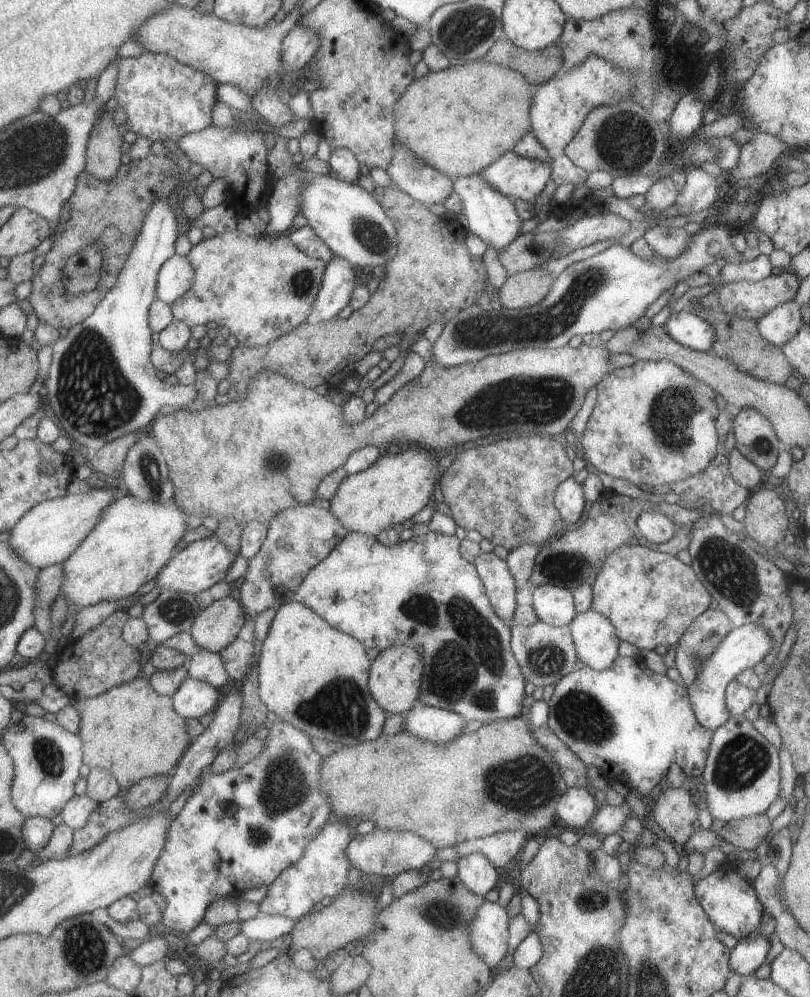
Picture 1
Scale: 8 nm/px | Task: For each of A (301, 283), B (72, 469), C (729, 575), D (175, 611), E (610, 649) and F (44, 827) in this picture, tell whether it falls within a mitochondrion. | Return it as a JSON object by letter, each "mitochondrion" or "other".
{"A":"mitochondrion","B":"other","C":"mitochondrion","D":"mitochondrion","E":"other","F":"other"}

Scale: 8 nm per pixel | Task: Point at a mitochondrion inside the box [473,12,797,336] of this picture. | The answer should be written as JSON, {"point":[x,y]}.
{"point":[623,141]}

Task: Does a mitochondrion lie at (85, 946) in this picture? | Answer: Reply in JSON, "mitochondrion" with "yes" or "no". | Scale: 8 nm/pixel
{"mitochondrion":"yes"}

